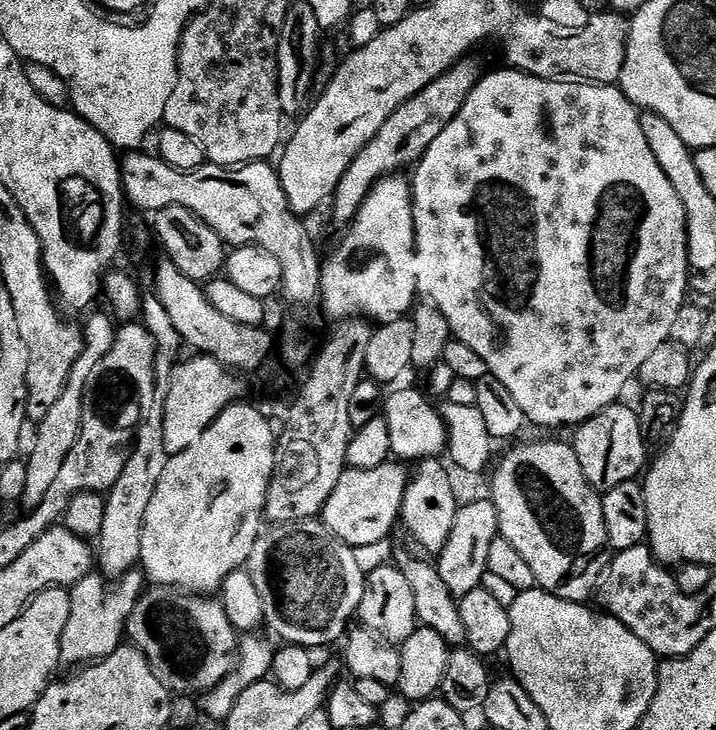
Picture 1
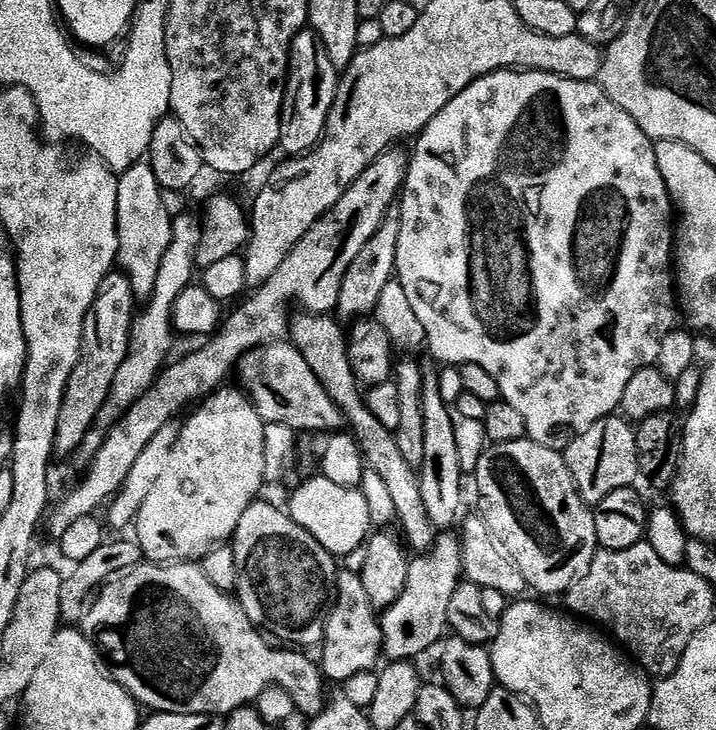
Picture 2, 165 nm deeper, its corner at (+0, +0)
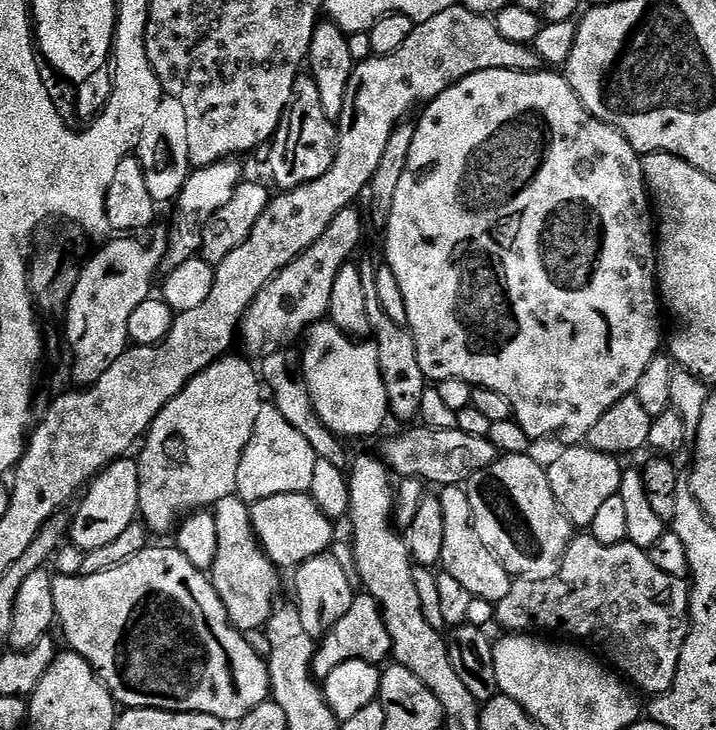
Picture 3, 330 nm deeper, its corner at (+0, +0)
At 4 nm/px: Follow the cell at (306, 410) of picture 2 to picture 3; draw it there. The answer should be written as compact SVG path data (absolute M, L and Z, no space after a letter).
M412 428L401 436L392 436L381 446L379 455L397 477L418 476L429 485L464 486L478 470L486 470L498 458L496 447L488 438L462 434L460 428Z

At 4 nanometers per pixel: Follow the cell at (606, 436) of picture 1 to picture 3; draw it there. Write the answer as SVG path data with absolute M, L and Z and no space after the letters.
M568 446L563 451L564 453L552 465L550 463L547 465L546 471L550 490L554 490L554 498L558 502L558 506L573 526L580 530L591 529L594 518L598 515L598 510L609 501L610 497L617 495L622 473L621 461L608 452L600 452L596 448L587 446Z

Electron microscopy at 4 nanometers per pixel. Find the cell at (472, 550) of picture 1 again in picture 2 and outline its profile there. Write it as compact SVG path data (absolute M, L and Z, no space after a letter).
M444 530L437 535L432 548L408 566L408 577L402 594L379 617L380 647L392 662L412 662L445 639L448 628L450 598L462 583L460 537L455 531Z

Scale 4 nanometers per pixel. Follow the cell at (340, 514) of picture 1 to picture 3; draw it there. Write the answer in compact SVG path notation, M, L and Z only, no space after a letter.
M307 492L298 494L274 494L274 498L262 498L251 505L252 529L264 547L264 553L282 570L295 570L310 558L325 555L332 544L333 521L312 501Z

